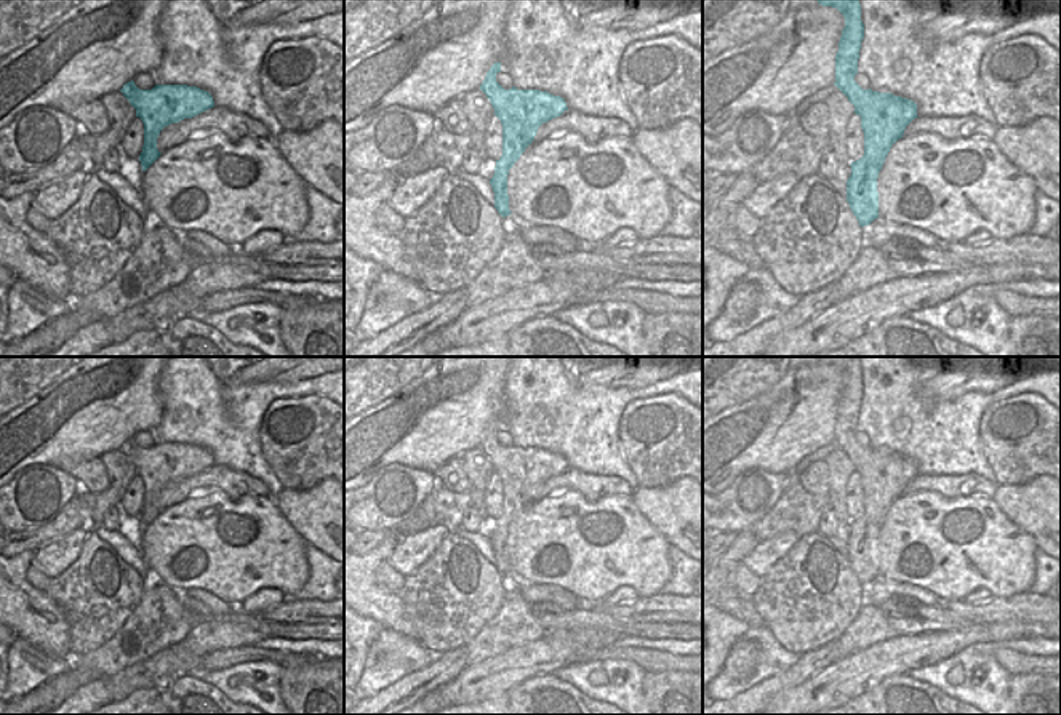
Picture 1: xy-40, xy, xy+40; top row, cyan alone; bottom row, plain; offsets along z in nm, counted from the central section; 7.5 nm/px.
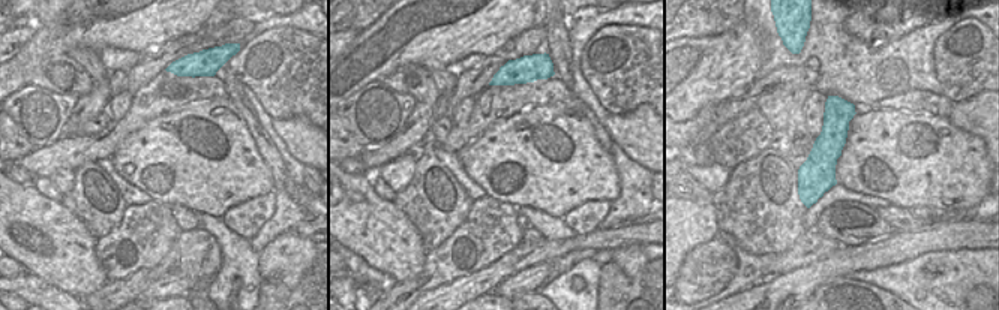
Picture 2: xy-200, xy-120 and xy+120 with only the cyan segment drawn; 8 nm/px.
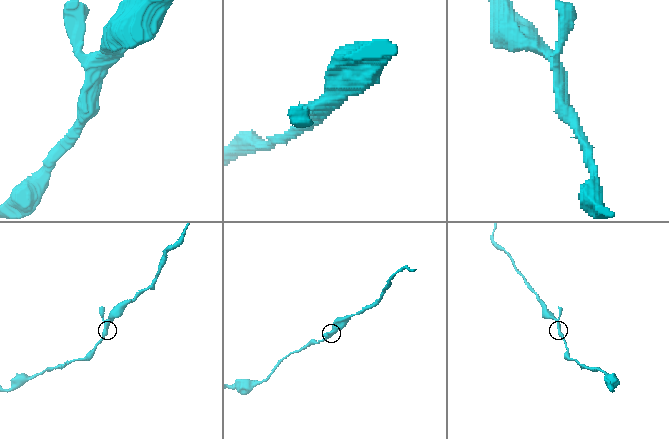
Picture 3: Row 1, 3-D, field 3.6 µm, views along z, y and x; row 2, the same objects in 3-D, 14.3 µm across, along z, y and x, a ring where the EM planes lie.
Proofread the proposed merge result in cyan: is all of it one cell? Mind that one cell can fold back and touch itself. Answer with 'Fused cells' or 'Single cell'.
Single cell.

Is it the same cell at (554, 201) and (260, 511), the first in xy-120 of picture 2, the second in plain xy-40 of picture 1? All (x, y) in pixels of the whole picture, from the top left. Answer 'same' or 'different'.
same

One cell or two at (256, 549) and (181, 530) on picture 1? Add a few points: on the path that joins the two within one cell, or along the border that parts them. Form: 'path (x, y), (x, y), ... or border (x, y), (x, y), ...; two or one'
path (237, 549), (215, 543), (200, 543); one

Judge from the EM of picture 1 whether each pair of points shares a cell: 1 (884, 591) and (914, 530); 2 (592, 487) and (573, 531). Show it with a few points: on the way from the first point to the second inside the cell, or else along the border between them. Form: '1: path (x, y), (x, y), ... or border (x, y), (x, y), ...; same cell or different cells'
1: border (879, 575), (927, 589); different cells
2: border (624, 495), (586, 499), (565, 490), (551, 496); different cells

